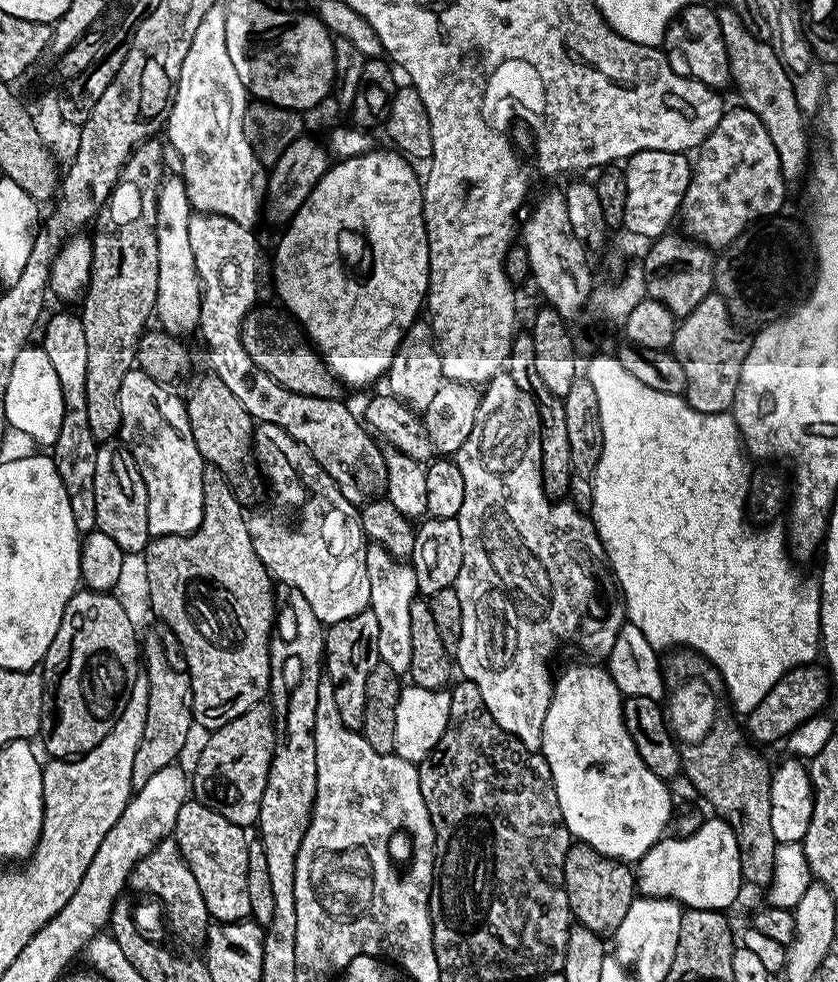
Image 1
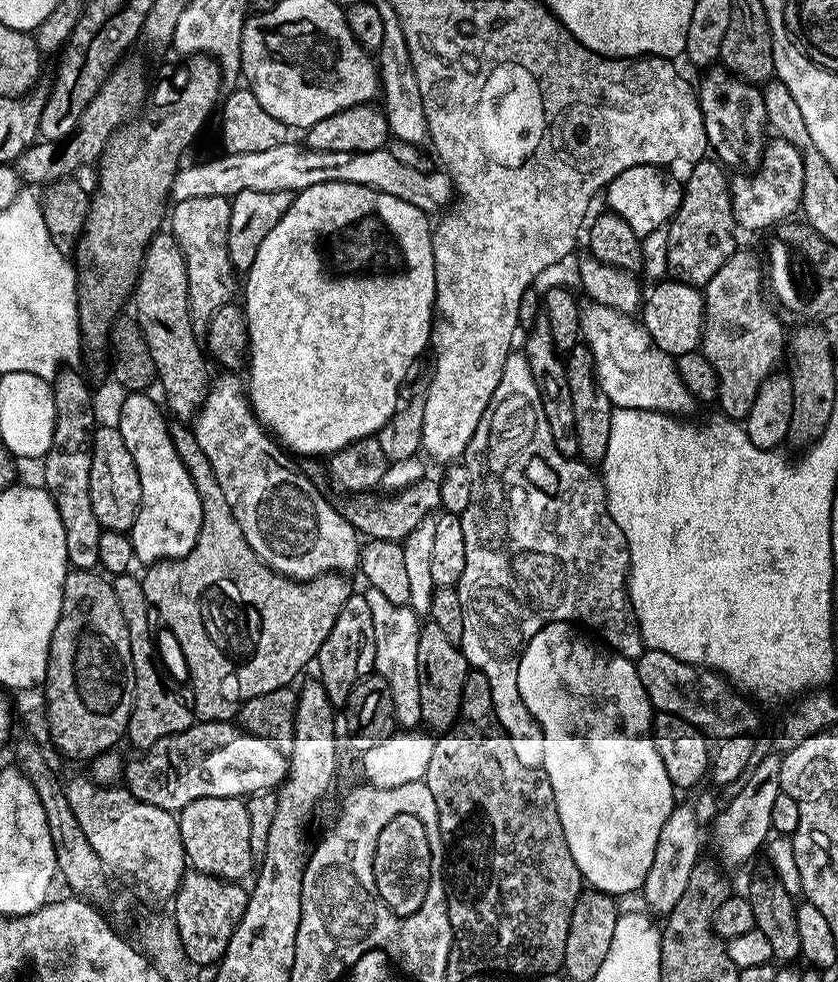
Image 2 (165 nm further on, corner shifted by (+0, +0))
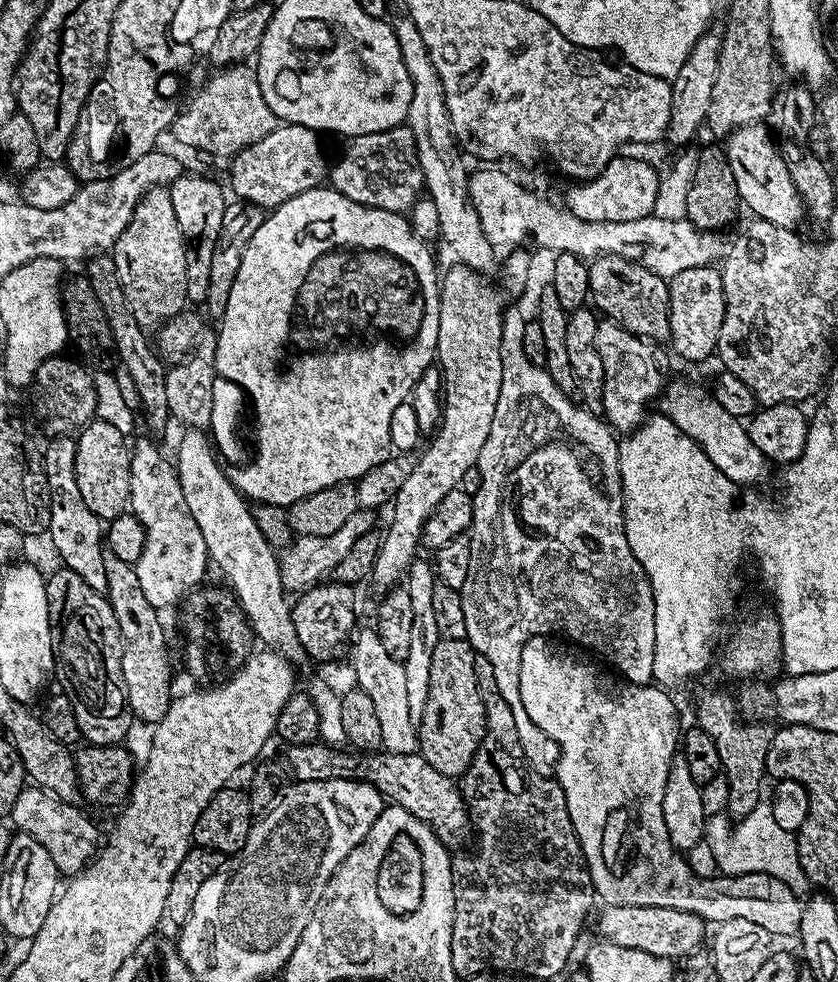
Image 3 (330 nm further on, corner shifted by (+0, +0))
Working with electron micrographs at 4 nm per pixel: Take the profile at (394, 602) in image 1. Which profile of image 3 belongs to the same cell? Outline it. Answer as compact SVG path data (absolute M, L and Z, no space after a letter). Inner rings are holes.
M375 630L364 632L355 637L356 645L352 648L352 672L356 675L355 683L366 694L370 694L370 702L374 702L374 711L378 714L378 723L382 729L382 742L389 752L410 754L418 748L418 728L410 722L410 706L406 702L406 670L403 663L392 658L382 646L382 639Z

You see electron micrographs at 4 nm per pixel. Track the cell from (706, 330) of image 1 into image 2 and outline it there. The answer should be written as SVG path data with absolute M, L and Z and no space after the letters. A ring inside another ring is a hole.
M738 250L724 263L722 270L718 270L718 274L714 274L714 278L710 278L710 282L705 284L702 289L704 293L704 337L700 339L700 348L706 359L710 362L710 366L714 366L714 370L718 374L718 398L716 399L716 404L718 405L719 411L727 416L728 419L737 422L747 421L750 410L754 406L754 398L758 398L758 390L764 385L764 381L777 371L776 363L778 363L779 360L781 363L782 357L786 352L786 328L784 332L783 326L780 325L780 322L782 323L781 317L779 315L776 317L775 314L772 313L773 305L771 303L768 305L767 302L764 301L764 294L766 295L765 288L766 284L762 279L762 270L760 274L759 258L752 252Z

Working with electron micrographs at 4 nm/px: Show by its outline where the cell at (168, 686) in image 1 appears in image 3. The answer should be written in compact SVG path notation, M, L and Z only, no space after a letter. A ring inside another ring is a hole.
M105 551L104 565L108 587L106 595L114 610L114 618L118 618L126 707L135 719L137 716L149 726L155 726L160 723L174 699L172 670L168 666L161 613L154 606L150 606L133 565L122 562L122 558L114 558L110 551Z

